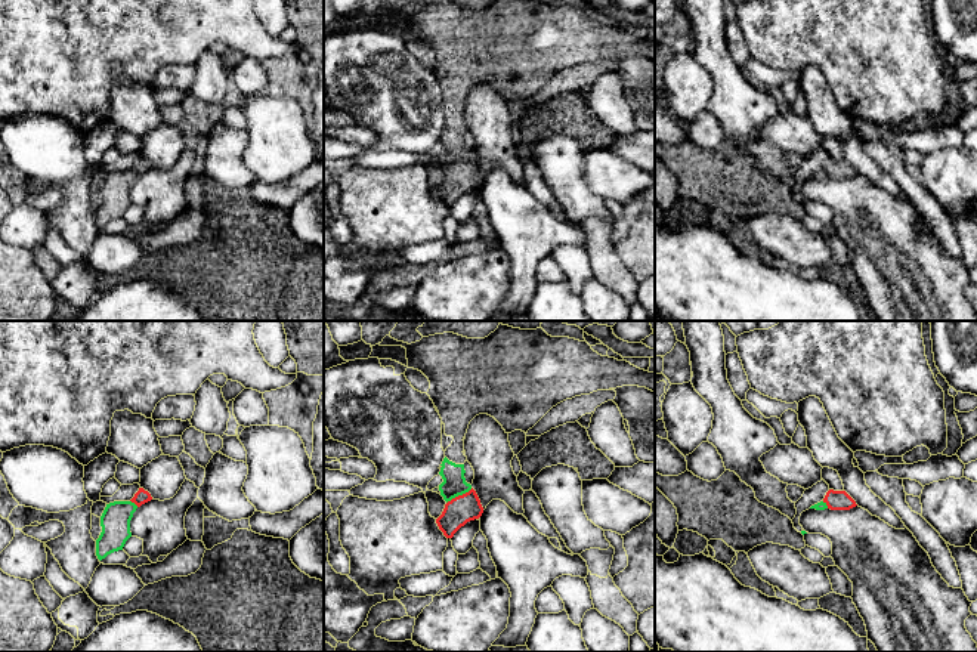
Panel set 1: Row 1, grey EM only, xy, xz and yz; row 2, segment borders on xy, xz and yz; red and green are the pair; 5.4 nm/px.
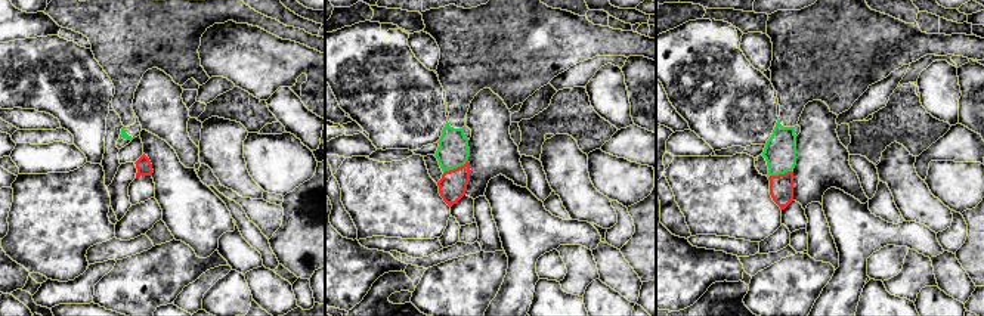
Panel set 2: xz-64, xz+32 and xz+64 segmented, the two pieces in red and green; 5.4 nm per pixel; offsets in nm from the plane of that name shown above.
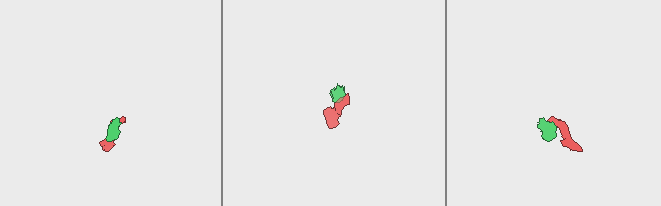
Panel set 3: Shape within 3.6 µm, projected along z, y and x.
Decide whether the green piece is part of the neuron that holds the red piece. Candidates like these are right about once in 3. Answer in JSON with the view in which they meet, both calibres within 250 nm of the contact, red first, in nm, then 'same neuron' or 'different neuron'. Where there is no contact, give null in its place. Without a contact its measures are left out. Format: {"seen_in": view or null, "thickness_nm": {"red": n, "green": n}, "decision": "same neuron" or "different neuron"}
{"seen_in": "xz", "thickness_nm": {"red": 150, "green": 130}, "decision": "same neuron"}

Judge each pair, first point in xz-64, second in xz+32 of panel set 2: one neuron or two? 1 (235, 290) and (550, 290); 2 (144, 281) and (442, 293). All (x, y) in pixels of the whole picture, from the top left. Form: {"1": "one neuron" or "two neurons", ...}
{"1": "one neuron", "2": "one neuron"}

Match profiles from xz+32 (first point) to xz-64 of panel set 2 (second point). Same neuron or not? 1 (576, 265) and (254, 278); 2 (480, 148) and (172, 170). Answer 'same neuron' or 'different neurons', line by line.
1: different neurons
2: different neurons

